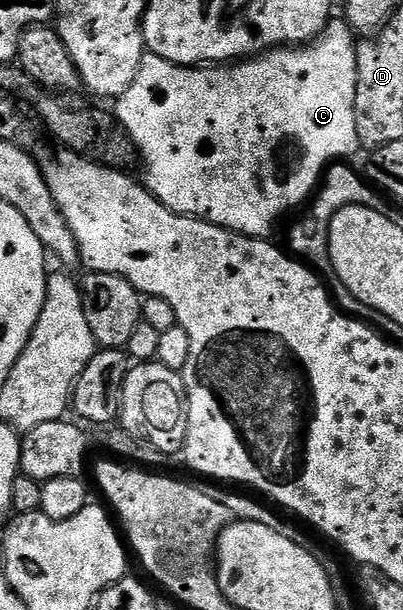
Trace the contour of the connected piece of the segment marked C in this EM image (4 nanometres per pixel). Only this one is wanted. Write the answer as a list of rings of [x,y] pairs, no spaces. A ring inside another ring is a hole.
[[[334,17],[326,24],[318,38],[310,40],[305,45],[276,47],[273,51],[264,51],[261,55],[235,61],[229,65],[181,67],[164,61],[164,57],[147,53],[142,56],[136,81],[132,81],[132,85],[128,85],[125,93],[118,96],[116,114],[124,129],[132,137],[132,141],[138,146],[138,154],[144,167],[146,163],[146,179],[144,178],[146,190],[151,191],[169,211],[177,215],[187,215],[190,219],[203,219],[206,223],[235,231],[237,235],[251,235],[253,239],[269,240],[278,218],[288,214],[293,207],[301,208],[315,194],[326,168],[335,161],[345,160],[347,158],[345,155],[359,150],[356,137],[355,32],[345,18]]]

